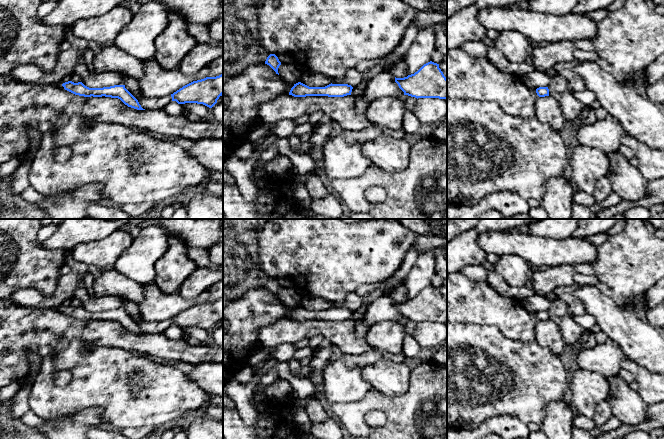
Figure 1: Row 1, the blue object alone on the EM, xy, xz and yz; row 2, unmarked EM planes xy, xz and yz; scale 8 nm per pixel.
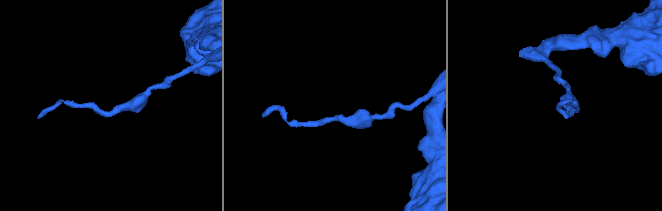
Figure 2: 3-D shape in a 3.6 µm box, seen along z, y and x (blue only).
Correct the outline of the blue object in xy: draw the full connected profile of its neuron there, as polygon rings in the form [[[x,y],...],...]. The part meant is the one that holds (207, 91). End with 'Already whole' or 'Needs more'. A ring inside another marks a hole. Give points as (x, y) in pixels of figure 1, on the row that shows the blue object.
[[[223,74],[193,81],[171,94],[171,97],[178,104],[197,103],[212,108],[222,95]]]. Already whole

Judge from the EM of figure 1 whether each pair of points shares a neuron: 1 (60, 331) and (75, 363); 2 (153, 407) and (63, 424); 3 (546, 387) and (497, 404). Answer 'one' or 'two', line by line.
1: two
2: two
3: one

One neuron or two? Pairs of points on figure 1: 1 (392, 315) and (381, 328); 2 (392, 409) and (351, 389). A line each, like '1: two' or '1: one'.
1: two
2: two

